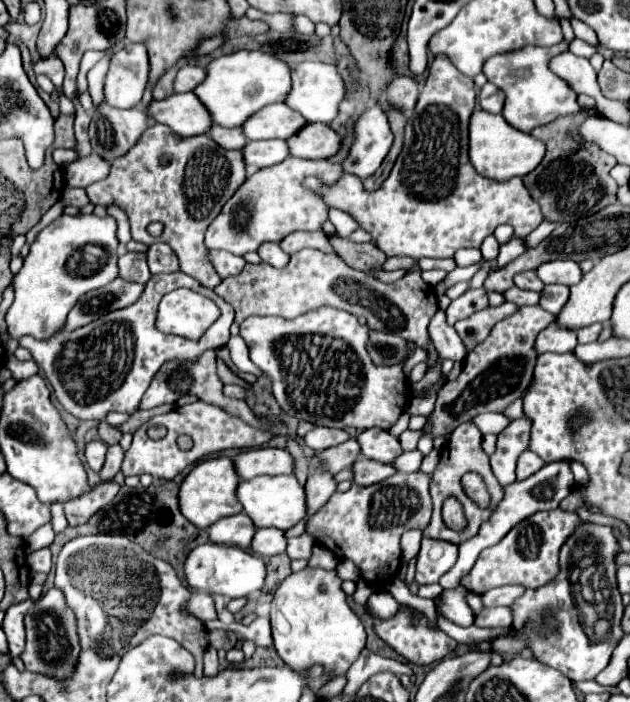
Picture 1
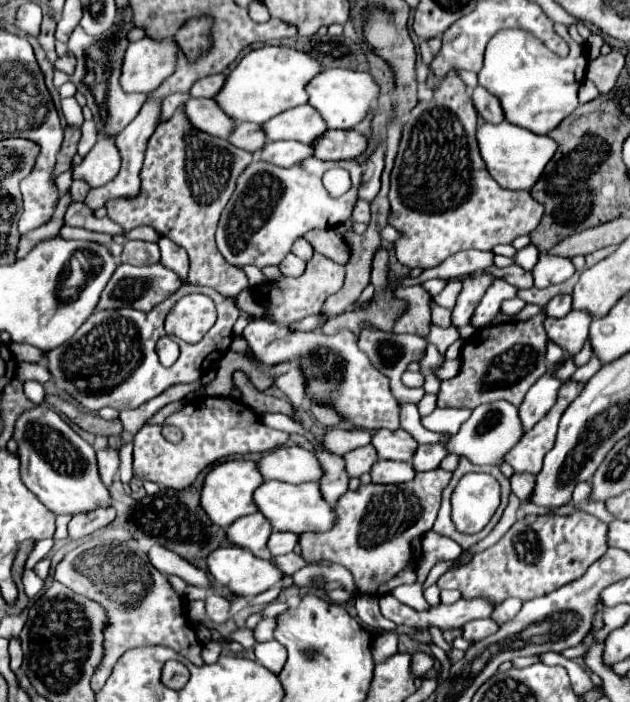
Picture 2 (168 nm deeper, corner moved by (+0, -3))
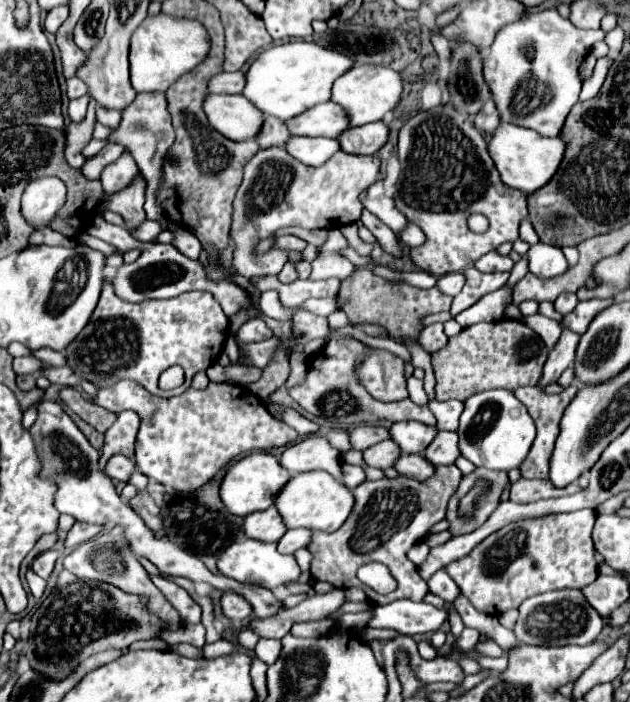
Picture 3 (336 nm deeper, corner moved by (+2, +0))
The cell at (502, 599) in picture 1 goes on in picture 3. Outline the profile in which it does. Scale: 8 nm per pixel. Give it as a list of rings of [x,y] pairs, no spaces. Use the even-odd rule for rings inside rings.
[[[395,600],[385,606],[375,606],[369,628],[387,628],[399,634],[415,636],[435,632],[447,618],[447,608],[435,608],[427,602]]]

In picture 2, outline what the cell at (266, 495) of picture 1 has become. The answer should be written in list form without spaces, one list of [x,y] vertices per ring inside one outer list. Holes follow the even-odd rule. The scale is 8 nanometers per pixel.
[[[265,481],[259,485],[253,493],[253,501],[257,509],[269,519],[271,527],[275,531],[291,531],[291,533],[305,533],[305,531],[327,531],[333,525],[335,513],[333,507],[327,505],[319,493],[317,483],[301,483],[301,485],[291,485],[283,481]]]

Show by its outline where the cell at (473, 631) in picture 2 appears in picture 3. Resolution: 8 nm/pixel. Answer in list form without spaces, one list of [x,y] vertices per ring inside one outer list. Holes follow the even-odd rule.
[[[465,628],[461,632],[461,636],[455,640],[455,646],[461,648],[463,652],[471,652],[471,650],[475,650],[477,640],[479,640],[479,632],[473,630],[473,628]]]

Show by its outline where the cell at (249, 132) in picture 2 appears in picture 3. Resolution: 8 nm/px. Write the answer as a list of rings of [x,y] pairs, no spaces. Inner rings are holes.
[[[267,116],[265,126],[263,126],[261,134],[257,136],[257,142],[261,148],[269,148],[269,146],[285,146],[289,138],[291,138],[291,134],[289,134],[285,122],[275,116]]]

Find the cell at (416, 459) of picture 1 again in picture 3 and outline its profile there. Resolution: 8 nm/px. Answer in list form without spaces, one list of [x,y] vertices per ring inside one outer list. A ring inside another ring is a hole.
[[[441,430],[441,432],[435,436],[435,440],[427,446],[425,456],[427,456],[427,460],[433,462],[435,466],[441,466],[441,464],[455,464],[455,460],[461,456],[457,432]]]

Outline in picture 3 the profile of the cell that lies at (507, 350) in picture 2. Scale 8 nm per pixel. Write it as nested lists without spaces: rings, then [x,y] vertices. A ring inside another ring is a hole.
[[[499,320],[489,324],[475,324],[463,328],[457,336],[431,354],[431,364],[435,372],[435,398],[451,400],[447,396],[459,396],[453,400],[467,400],[471,394],[505,388],[515,390],[521,386],[537,386],[539,376],[543,376],[543,364],[549,356],[549,348],[543,340],[519,320]]]

